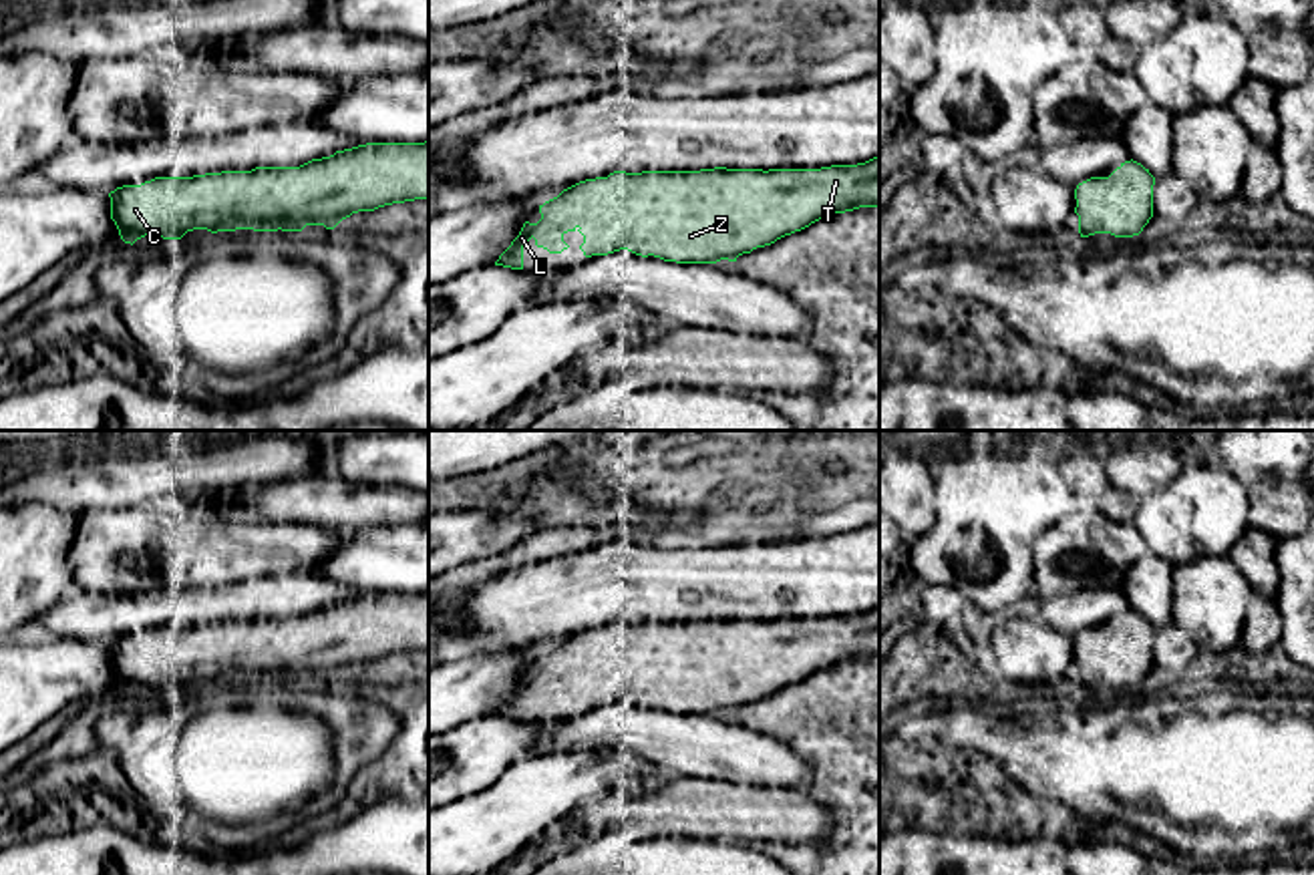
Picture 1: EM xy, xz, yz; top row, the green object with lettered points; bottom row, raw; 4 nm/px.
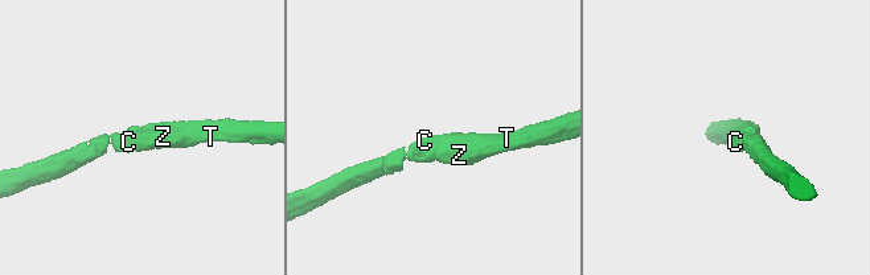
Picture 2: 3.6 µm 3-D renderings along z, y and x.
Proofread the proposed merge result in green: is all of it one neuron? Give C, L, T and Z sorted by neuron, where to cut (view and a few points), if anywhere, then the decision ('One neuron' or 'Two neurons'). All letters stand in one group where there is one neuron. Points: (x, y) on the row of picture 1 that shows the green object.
Groups: C L T Z. No split. One neuron

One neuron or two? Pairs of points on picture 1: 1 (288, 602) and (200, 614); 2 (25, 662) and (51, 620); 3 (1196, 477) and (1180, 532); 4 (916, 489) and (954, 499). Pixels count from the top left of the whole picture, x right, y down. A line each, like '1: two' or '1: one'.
1: one
2: two
3: one
4: two

